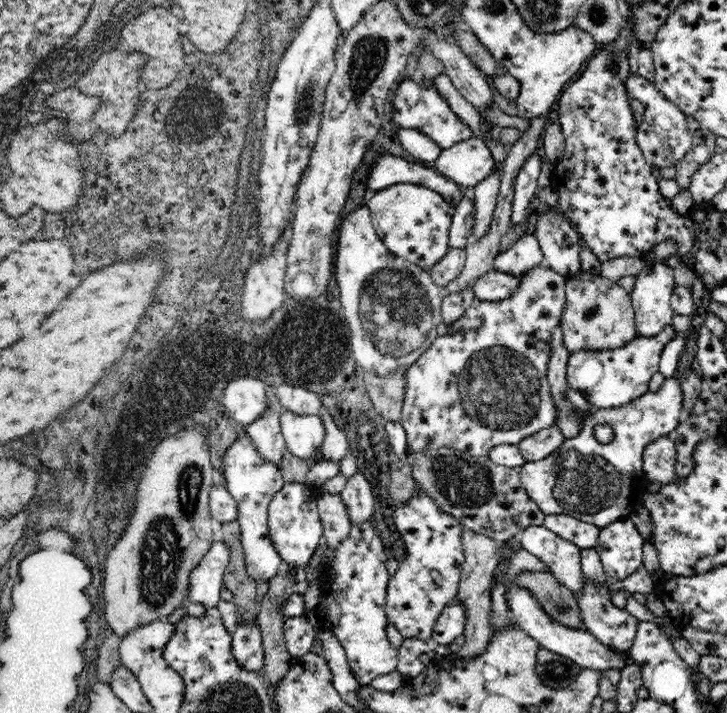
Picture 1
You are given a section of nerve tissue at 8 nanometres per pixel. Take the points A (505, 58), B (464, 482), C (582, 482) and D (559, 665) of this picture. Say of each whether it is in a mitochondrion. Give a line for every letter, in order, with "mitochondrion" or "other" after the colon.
A: other
B: mitochondrion
C: mitochondrion
D: mitochondrion

